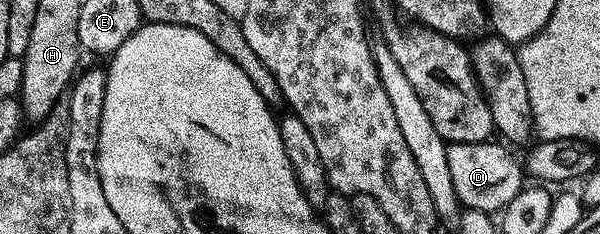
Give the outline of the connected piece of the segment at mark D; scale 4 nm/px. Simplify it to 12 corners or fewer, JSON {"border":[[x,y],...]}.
{"border":[[496,140],[449,145],[464,210],[499,215],[526,170]]}

